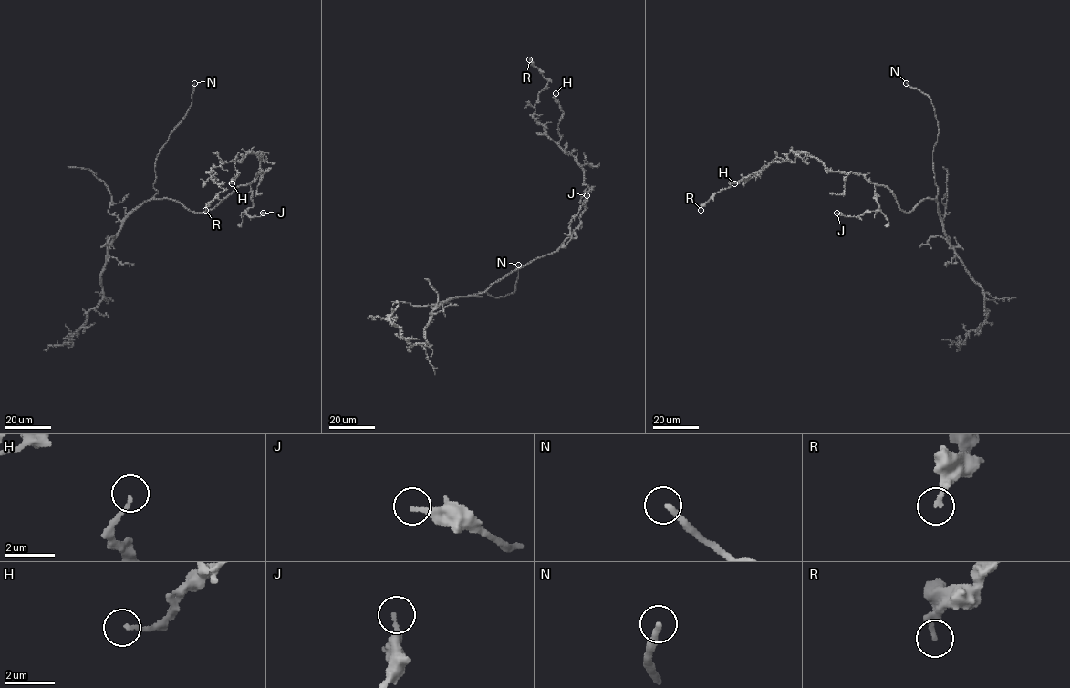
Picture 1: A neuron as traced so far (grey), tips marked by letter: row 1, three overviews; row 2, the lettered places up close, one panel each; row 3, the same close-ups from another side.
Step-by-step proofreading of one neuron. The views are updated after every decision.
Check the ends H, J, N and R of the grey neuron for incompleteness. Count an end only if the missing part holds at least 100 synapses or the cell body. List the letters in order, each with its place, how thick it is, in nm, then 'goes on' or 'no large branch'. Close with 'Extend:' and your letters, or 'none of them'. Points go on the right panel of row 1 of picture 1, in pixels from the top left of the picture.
H: at (734, 183); 130 nm thick; no large branch
J: at (836, 213); 240 nm thick; no large branch
N: at (906, 83); 240 nm thick; goes on
R: at (701, 210); 240 nm thick; no large branch
Extend: N

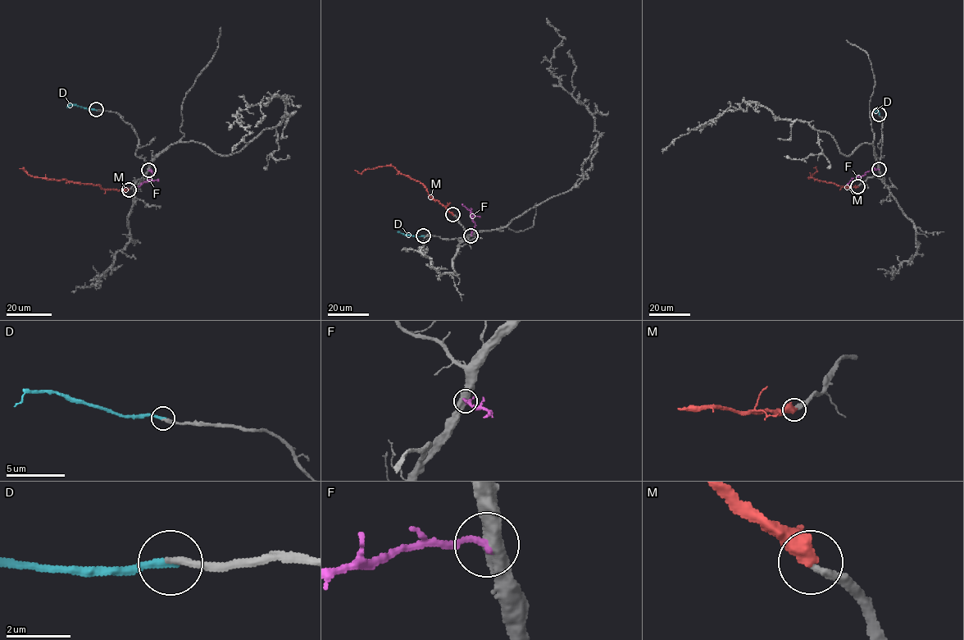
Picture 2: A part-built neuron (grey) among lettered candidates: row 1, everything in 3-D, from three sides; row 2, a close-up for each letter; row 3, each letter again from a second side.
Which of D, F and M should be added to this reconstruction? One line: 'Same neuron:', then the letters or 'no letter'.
Same neuron: D, M

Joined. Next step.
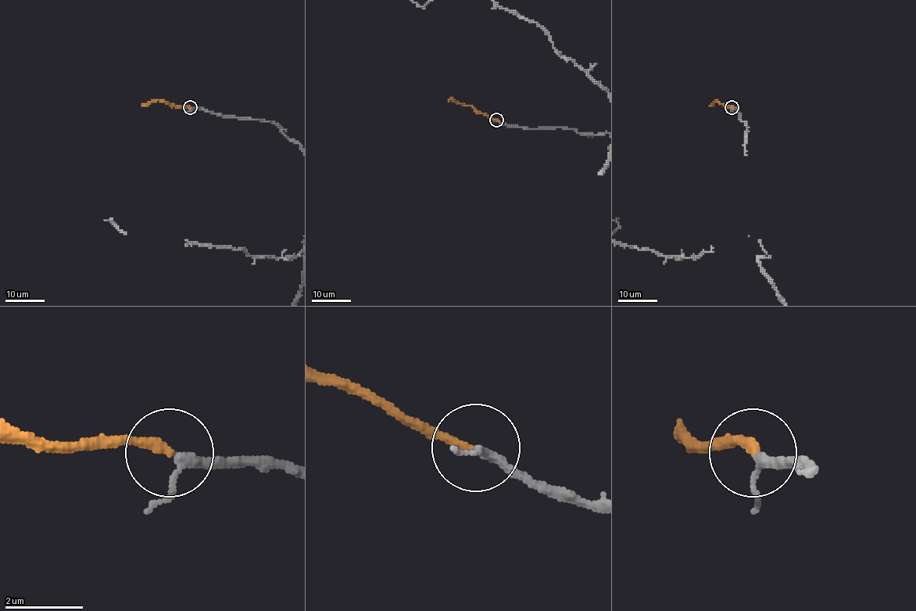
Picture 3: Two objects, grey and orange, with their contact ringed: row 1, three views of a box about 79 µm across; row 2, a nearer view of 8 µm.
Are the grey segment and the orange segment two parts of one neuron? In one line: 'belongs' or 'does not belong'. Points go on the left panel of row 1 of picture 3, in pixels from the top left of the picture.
belongs

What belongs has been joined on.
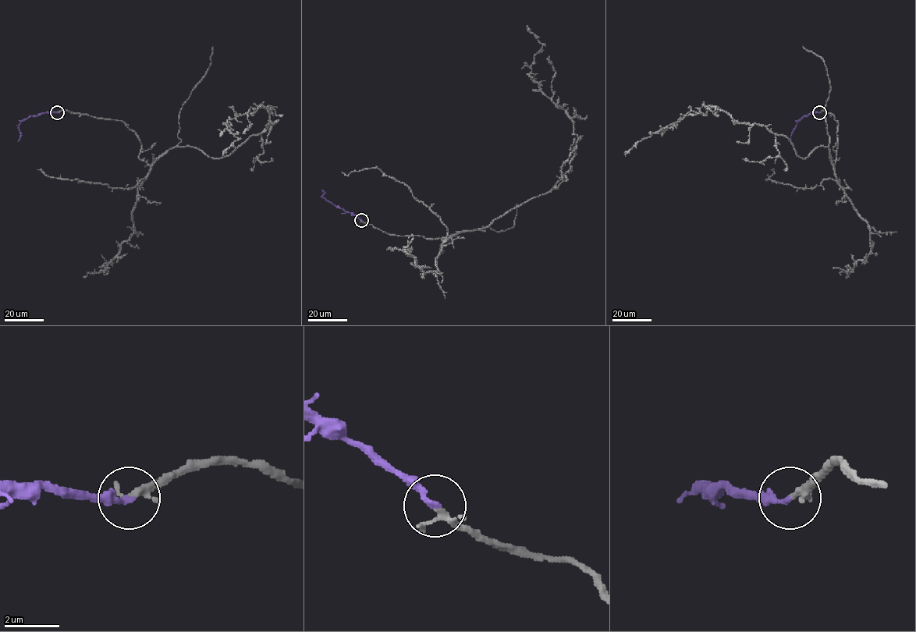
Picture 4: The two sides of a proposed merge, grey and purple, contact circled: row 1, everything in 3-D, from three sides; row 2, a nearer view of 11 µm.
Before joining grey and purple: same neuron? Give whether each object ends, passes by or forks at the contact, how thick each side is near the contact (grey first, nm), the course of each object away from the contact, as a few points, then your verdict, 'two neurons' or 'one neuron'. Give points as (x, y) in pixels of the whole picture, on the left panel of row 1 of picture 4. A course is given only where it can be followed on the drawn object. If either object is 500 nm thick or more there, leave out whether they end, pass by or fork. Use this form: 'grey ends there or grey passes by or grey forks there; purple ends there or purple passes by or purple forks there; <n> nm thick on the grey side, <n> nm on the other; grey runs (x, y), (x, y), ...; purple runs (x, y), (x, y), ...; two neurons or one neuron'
grey forks there; purple ends there; 140 nm thick on the grey side, 220 nm on the other; grey runs (58, 112), (122, 121), (151, 165), (223, 158), (266, 108), (227, 120), (222, 155); purple runs (58, 112), (47, 111), (24, 119), (19, 126), (20, 136), (18, 141); one neuron

